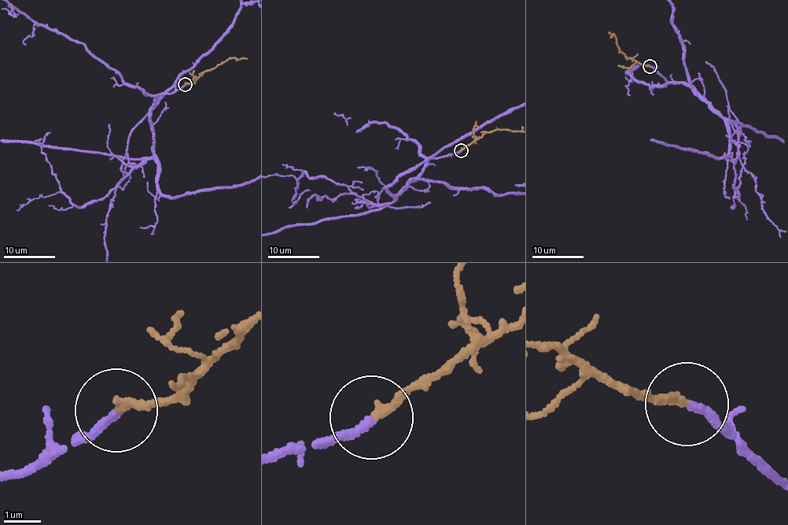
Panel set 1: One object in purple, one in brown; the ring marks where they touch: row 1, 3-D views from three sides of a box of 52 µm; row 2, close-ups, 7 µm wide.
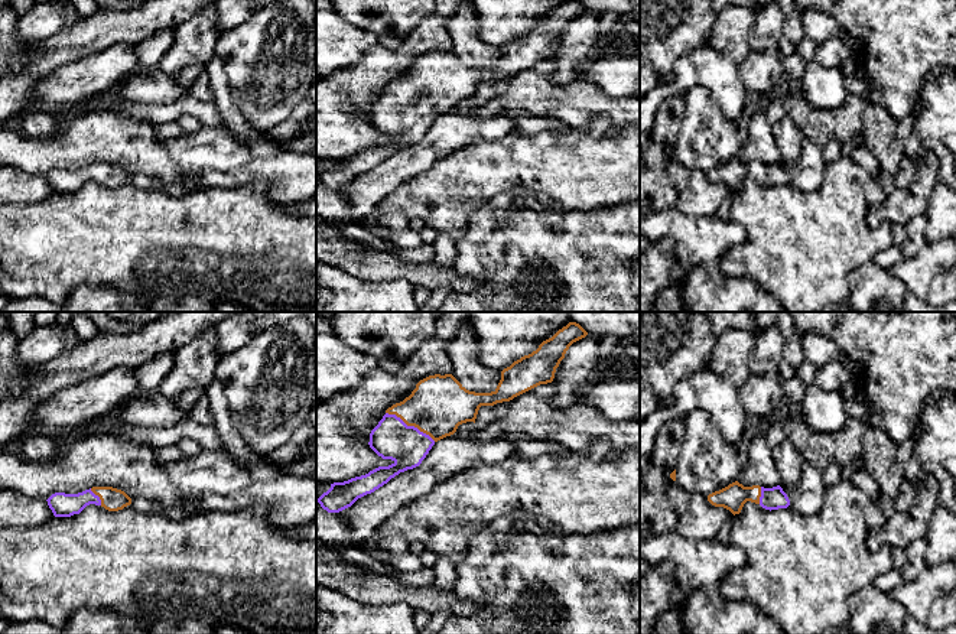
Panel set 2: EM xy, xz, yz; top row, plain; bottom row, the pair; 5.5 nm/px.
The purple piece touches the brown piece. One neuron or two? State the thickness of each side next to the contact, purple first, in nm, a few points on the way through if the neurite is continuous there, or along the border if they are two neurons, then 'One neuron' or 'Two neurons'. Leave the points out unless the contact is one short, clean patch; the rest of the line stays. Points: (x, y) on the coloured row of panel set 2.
Thickness 220 nm (purple) against 320 nm. Path across: xz (392, 438), (400, 436), (410, 426), (425, 418), (439, 403). One neuron

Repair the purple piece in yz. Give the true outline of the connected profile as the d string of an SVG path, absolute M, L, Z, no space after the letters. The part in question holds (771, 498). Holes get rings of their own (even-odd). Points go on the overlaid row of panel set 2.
M738 481L708 495L708 501L715 507L723 507L734 516L739 514L747 501L760 504L765 510L787 508L790 500L780 485L764 488L760 485L744 487Z

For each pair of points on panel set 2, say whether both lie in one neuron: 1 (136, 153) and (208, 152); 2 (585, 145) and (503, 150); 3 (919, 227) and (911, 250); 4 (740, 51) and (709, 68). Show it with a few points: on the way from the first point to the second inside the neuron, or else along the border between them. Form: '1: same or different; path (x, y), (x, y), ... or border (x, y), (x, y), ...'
1: different; border (163, 142), (168, 153), (178, 162), (200, 169)
2: same; path (565, 153), (523, 153)
3: same; path (916, 233), (913, 244)
4: different; border (708, 42), (715, 49), (724, 51), (737, 64)

